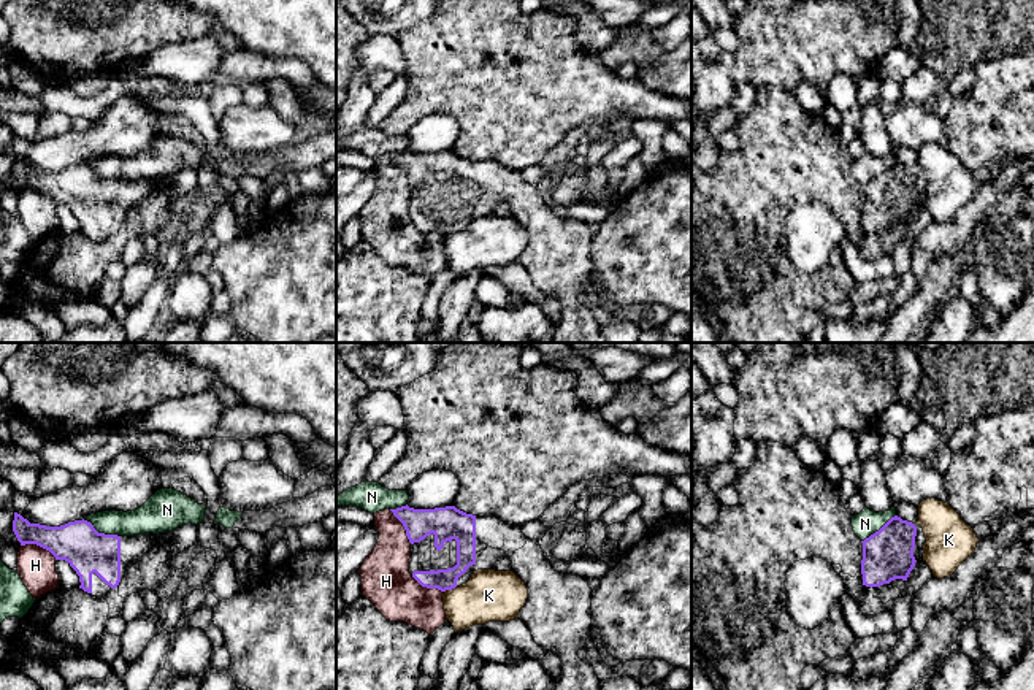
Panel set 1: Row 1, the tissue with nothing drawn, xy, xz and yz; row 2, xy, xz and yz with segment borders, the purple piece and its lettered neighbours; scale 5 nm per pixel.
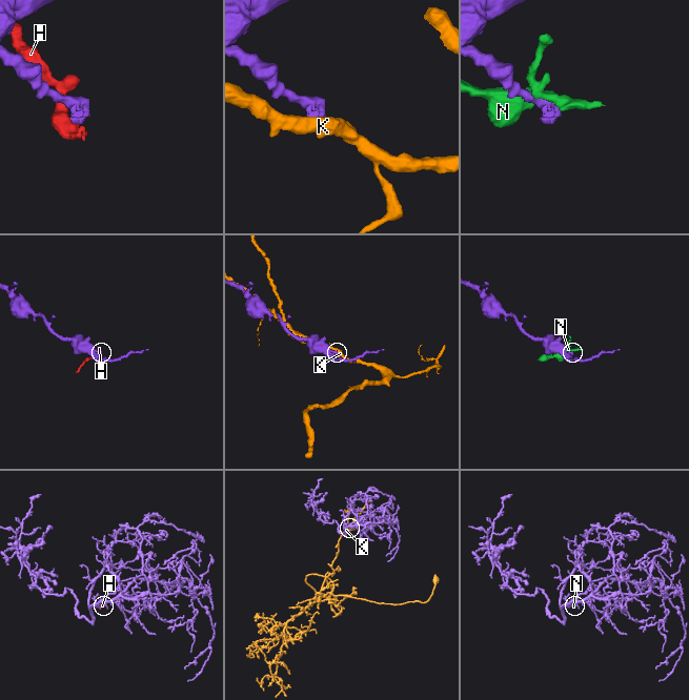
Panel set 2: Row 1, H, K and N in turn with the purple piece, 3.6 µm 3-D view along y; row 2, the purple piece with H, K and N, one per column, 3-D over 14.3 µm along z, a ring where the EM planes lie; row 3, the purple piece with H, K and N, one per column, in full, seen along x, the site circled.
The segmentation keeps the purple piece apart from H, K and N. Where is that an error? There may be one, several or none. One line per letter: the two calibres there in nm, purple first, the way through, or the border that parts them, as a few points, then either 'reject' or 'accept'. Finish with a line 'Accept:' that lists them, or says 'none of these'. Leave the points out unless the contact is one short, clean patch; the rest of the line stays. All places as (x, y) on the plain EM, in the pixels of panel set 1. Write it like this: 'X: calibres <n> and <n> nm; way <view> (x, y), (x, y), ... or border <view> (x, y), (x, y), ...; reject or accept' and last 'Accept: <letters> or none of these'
H: calibres 220 and 190 nm; reject
K: calibres 110 and 260 nm; reject
N: calibres 220 and 150 nm; reject
Accept: none of these

